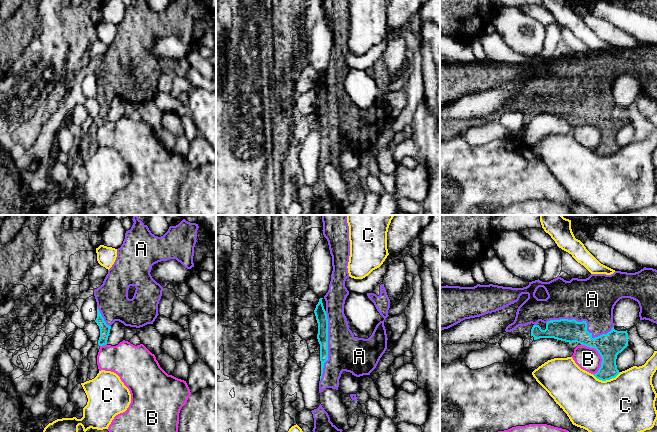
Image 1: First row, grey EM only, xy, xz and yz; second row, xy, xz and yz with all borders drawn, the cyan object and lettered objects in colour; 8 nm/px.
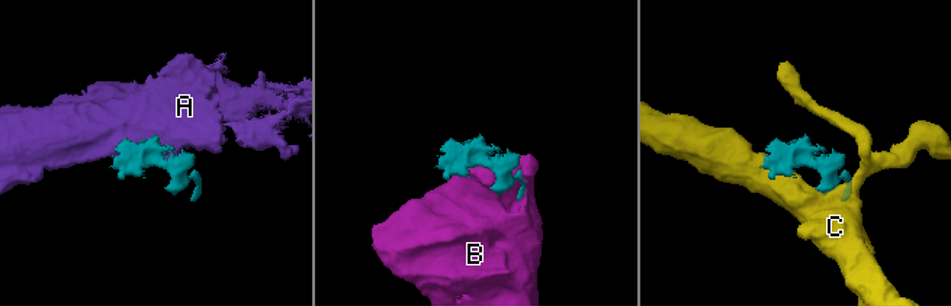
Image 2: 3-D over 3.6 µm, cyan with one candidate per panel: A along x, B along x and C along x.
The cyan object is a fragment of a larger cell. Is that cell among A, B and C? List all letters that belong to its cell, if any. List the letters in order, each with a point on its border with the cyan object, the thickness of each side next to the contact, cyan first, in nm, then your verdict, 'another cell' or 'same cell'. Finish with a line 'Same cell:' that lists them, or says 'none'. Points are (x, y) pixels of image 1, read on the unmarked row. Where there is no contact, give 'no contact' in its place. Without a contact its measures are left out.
A: contact yz (583, 97); calibres 180 and 360 nm; same cell
B: contact yz (600, 131); calibres 200 and 190 nm; another cell
C: contact yz (606, 155); calibres 170 and 480 nm; another cell
Same cell: A

